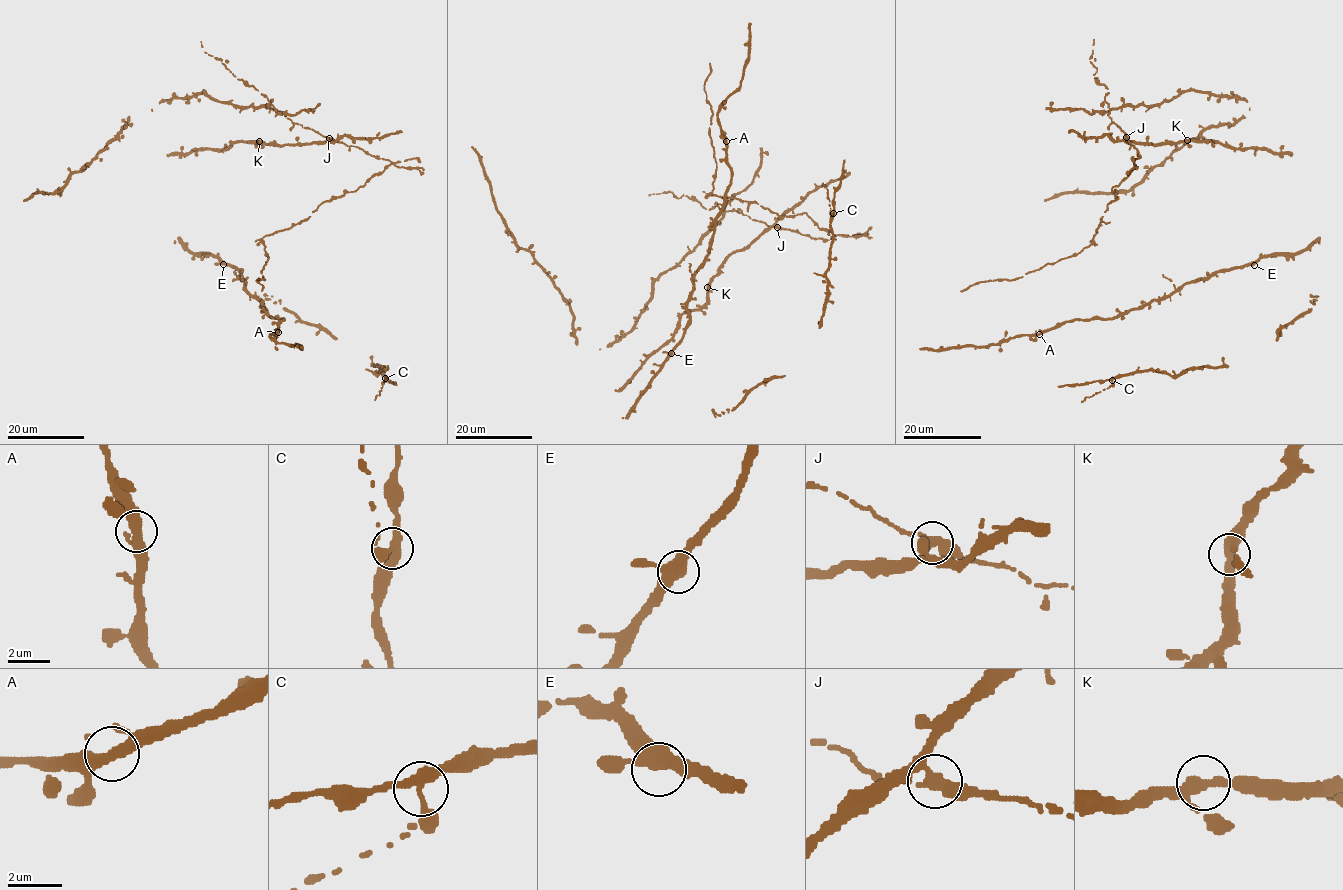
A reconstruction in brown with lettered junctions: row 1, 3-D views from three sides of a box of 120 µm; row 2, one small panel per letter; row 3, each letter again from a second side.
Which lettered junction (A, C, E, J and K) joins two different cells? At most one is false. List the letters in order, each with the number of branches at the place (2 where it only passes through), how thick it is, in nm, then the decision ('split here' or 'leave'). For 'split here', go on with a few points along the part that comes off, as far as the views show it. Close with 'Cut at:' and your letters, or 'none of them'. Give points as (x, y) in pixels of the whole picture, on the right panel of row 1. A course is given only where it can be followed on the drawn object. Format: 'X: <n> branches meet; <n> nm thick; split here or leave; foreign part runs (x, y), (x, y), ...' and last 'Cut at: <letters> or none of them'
A: 3 branches meet; 320 nm thick; leave
C: 3 branches meet; 320 nm thick; leave
E: 3 branches meet; 300 nm thick; leave
J: 3 branches meet; 320 nm thick; split here; foreign part runs (1126, 137), (1139, 156), (1129, 175), (1112, 188), (1114, 199), (1090, 244), (1022, 276), (982, 281), (960, 291)
K: 3 branches meet; 320 nm thick; leave
Cut at: J

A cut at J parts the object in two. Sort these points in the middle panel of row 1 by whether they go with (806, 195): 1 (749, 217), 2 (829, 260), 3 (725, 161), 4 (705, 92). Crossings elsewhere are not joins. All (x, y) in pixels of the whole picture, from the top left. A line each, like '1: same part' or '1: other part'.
1: other part
2: same part
3: same part
4: other part

